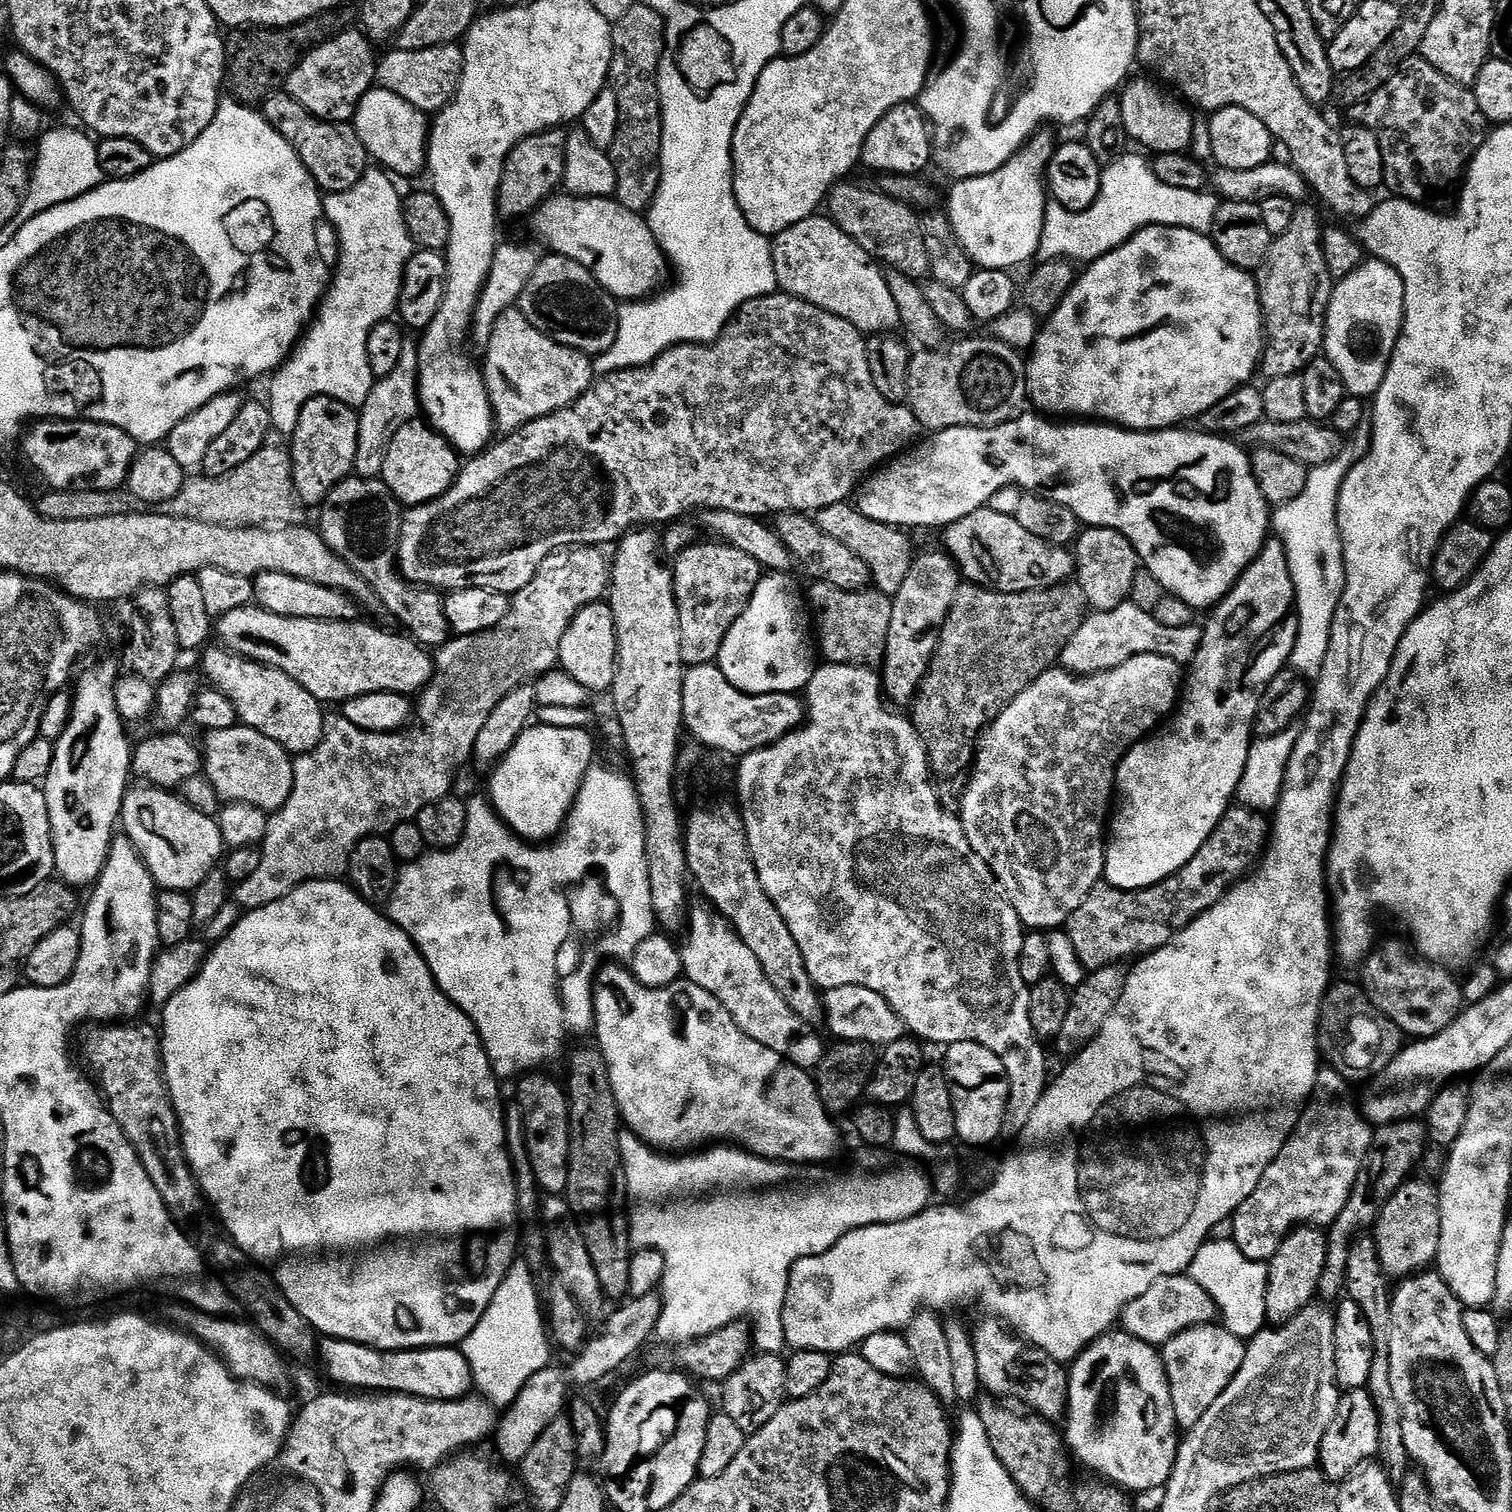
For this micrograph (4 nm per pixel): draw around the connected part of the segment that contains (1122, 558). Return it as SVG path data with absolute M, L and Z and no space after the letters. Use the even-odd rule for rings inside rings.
M1085 527L1076 537L1074 545L1076 557L1075 579L1084 591L1084 597L1097 612L1109 612L1129 603L1132 587L1136 584L1136 571L1141 571L1142 561L1136 554L1136 547L1113 528Z

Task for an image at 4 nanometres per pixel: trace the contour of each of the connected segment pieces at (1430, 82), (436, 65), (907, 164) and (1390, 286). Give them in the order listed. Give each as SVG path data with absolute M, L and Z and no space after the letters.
M1409 58L1400 65L1394 74L1394 78L1390 78L1390 82L1386 82L1386 86L1382 86L1377 90L1369 100L1359 104L1351 105L1352 120L1355 123L1364 125L1365 128L1374 130L1374 134L1378 138L1378 142L1382 146L1382 154L1384 155L1384 183L1385 189L1389 188L1393 197L1401 200L1411 200L1413 202L1432 202L1435 196L1440 196L1443 192L1448 192L1452 187L1461 183L1462 177L1465 175L1466 169L1472 163L1472 158L1485 142L1486 139L1486 119L1476 101L1475 91L1469 90L1465 85L1454 82L1446 74L1442 74L1437 70L1430 61L1423 58Z
M459 43L434 46L430 50L396 48L379 57L376 84L398 94L410 106L425 114L438 114L456 97L464 77L464 50Z
M905 102L887 112L868 135L860 158L863 167L879 174L914 176L923 173L923 168L934 160L934 132L923 108Z
M1368 258L1354 271L1335 281L1332 300L1328 303L1328 317L1324 319L1323 355L1342 374L1342 382L1347 395L1375 397L1382 386L1388 364L1396 344L1400 341L1400 332L1404 329L1404 279L1394 266L1385 260Z

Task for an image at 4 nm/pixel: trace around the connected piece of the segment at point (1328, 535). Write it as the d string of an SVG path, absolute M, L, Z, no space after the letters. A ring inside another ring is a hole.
M1364 426L1353 434L1352 441L1349 439L1334 459L1309 471L1306 486L1298 498L1279 505L1274 512L1274 532L1284 541L1288 551L1288 565L1296 587L1296 609L1300 615L1290 668L1312 682L1320 679L1320 671L1324 668L1334 618L1346 582L1344 539L1340 537L1340 491L1357 460L1371 448L1372 430Z

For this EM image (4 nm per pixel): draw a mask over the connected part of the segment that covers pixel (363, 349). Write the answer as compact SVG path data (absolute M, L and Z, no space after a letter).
M372 166L369 167L367 174L365 174L353 188L345 192L331 193L324 201L324 209L328 214L328 220L336 227L336 235L340 238L340 258L334 269L332 283L322 301L314 323L307 329L307 332L304 334L292 355L289 356L275 372L271 373L270 381L272 380L272 385L269 386L268 397L266 397L266 403L272 415L272 427L277 433L281 432L285 438L291 437L294 431L296 431L301 410L303 410L303 407L306 406L311 399L314 399L315 396L332 396L334 399L340 400L344 404L361 406L366 402L367 396L371 394L374 377L370 370L370 358L368 357L370 330L374 330L374 326L379 324L380 321L389 319L389 317L393 315L392 311L394 313L397 311L400 303L400 287L404 281L404 267L408 264L408 259L412 257L414 251L414 241L412 235L408 233L408 227L404 221L405 197L402 195L402 192L400 196L399 190L396 189L395 182L397 183L383 167Z

